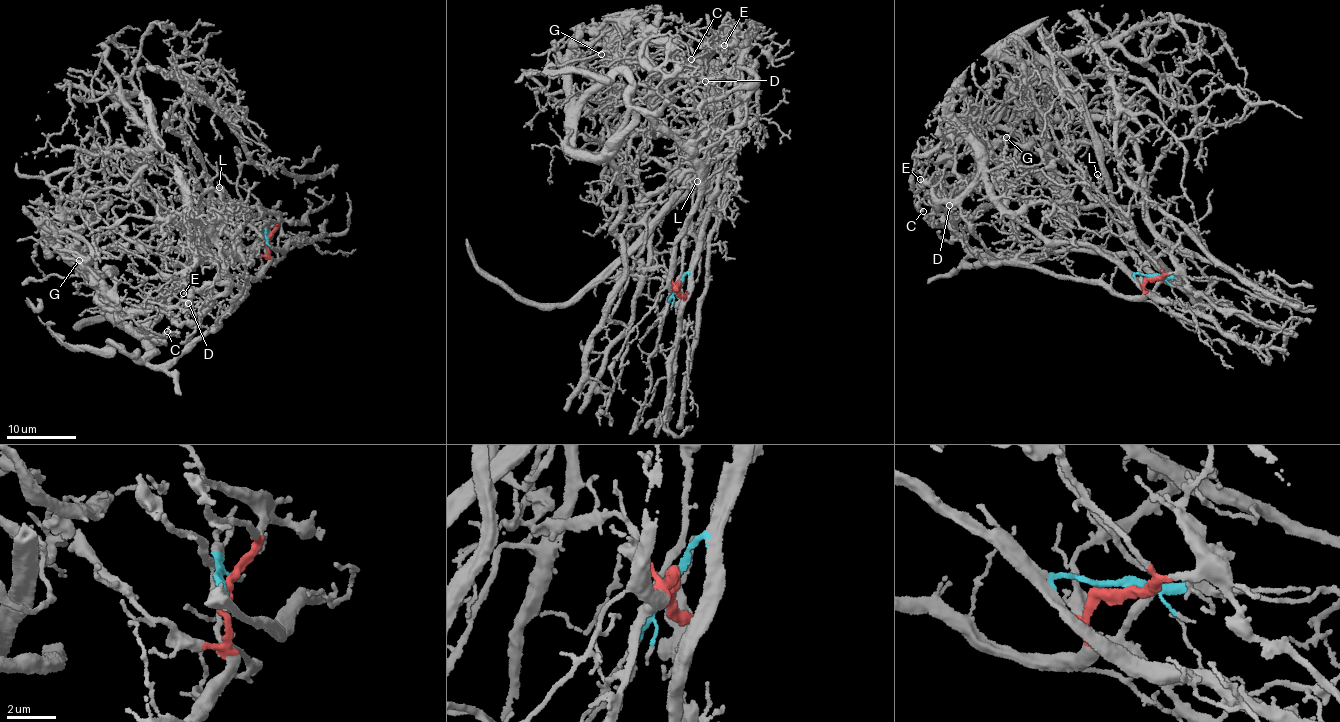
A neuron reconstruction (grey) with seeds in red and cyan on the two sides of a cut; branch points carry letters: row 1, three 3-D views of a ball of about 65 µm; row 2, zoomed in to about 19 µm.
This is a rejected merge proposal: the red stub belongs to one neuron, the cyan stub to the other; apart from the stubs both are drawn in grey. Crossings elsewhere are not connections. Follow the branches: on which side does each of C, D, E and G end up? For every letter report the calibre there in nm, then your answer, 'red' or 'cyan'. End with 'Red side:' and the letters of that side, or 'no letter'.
C: 90 nm | red
D: 110 nm | cyan
E: 120 nm | cyan
G: 160 nm | red
Red side: C, G

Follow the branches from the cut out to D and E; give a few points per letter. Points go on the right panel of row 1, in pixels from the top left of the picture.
D: (1153, 276), (1125, 269), (1085, 245), (1042, 237), (1009, 214), (982, 181), (940, 203), (947, 216), (949, 205)
E: (1153, 276), (1028, 228), (991, 191), (973, 148), (944, 117), (942, 142), (916, 157), (913, 183), (920, 179)

